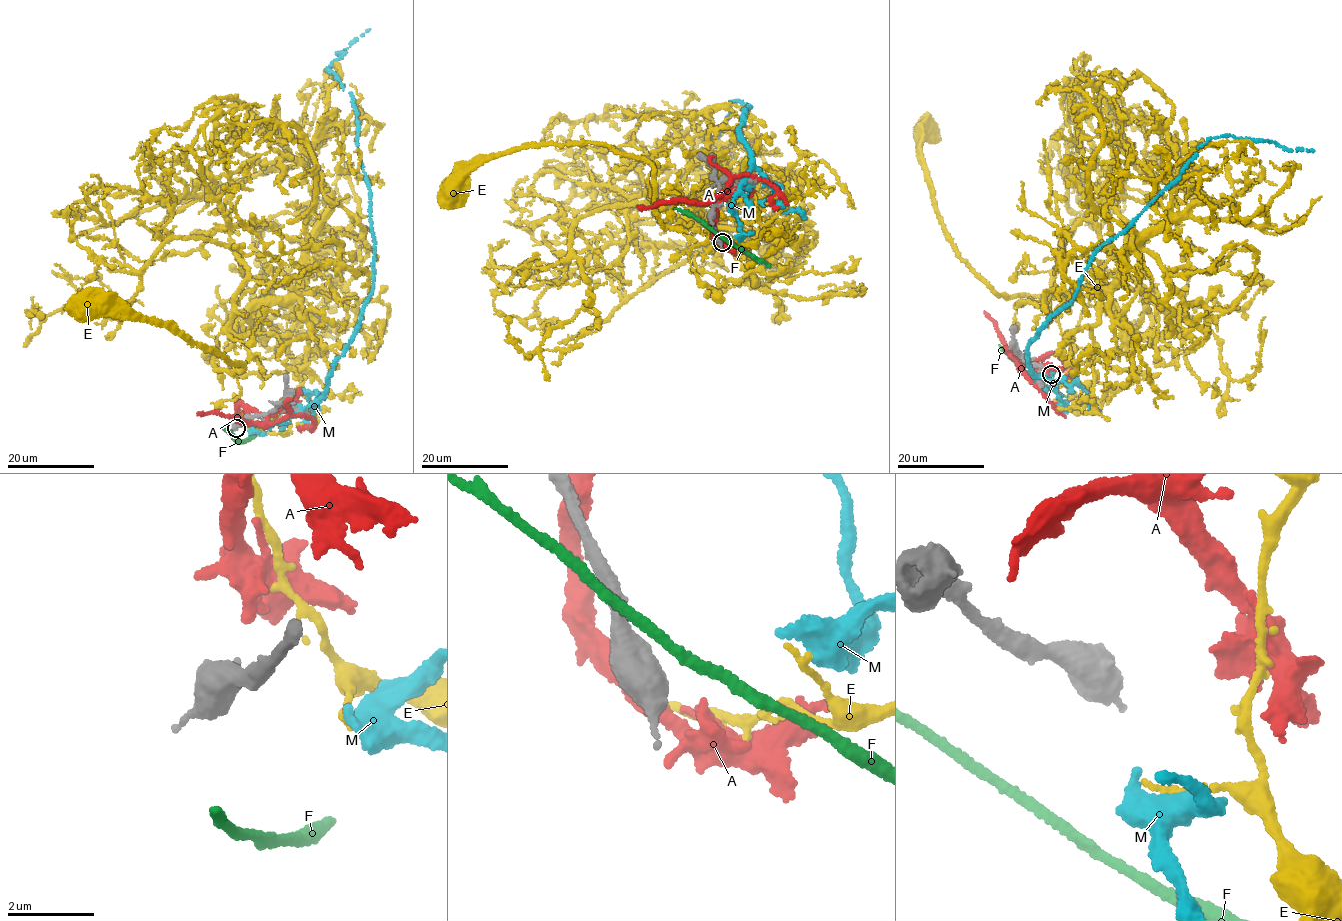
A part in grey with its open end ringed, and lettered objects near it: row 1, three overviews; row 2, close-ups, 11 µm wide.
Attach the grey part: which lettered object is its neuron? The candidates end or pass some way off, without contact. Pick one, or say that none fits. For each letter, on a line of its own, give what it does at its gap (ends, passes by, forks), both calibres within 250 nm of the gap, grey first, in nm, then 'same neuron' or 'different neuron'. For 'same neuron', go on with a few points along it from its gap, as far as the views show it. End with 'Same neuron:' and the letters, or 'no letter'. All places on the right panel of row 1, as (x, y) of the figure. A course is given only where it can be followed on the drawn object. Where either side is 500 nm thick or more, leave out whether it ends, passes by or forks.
A: calibres 550 and 400 nm; different neuron
E: calibres 550 and 130 nm; same neuron; course (1055, 382), (1079, 414), (1130, 382), (1106, 296), (1085, 277), (1006, 298), (978, 277), (944, 233), (924, 130)
F: calibres 550 and 240 nm; different neuron
M: calibres 550 and 300 nm; different neuron
Same neuron: E

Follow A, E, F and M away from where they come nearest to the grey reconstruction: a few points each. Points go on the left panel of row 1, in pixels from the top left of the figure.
A: (238, 420), (237, 408), (242, 404), (266, 417), (269, 424), (305, 415), (313, 425), (301, 426), (303, 430)
E: (247, 429), (289, 432), (303, 372), (257, 316), (213, 362), (231, 374), (169, 329), (81, 310)
F: (238, 440), (223, 428)
M: (248, 429), (271, 427), (319, 398), (370, 296), (374, 249), (357, 115), (349, 92), (327, 69), (369, 28)

